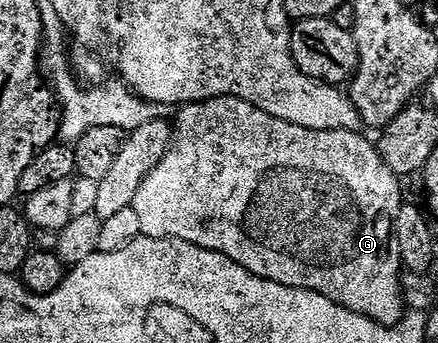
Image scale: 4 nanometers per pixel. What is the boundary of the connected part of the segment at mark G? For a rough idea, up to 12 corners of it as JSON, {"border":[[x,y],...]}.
{"border":[[232,95],[178,108],[133,204],[386,327],[396,168]]}

